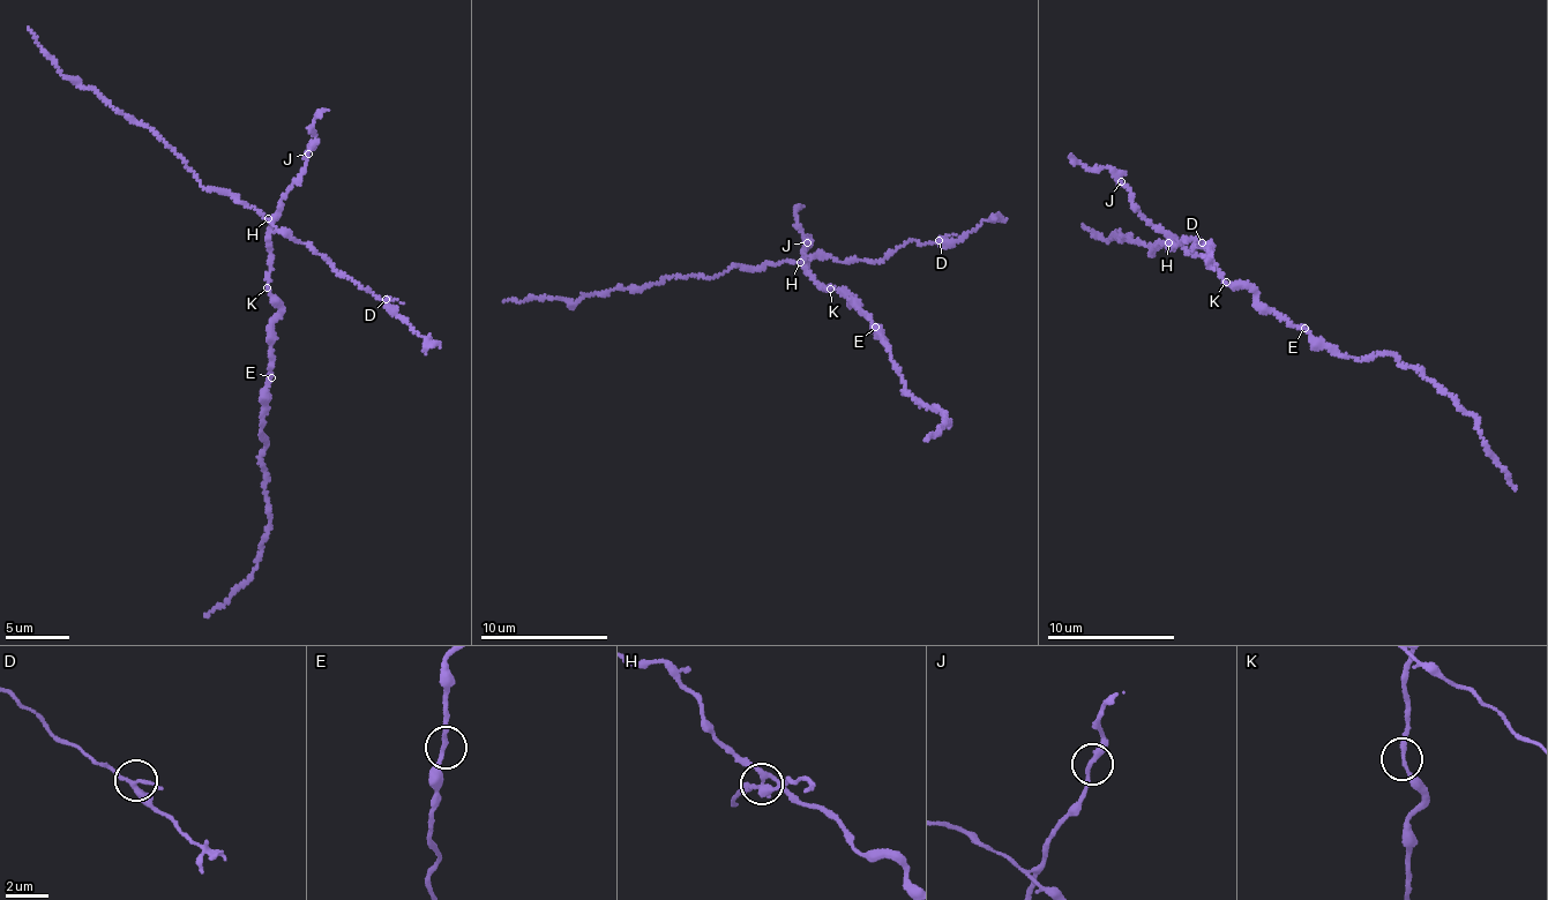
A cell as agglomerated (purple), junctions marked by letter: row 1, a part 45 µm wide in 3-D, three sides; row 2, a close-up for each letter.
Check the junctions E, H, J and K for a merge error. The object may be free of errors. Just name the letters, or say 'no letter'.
H

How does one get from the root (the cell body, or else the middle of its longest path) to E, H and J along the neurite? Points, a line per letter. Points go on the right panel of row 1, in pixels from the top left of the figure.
E: (1223, 280), (1250, 289), (1264, 306), (1305, 328)
H: (1223, 280), (1223, 276), (1208, 259), (1189, 253), (1174, 240), (1169, 242)
J: (1223, 280), (1223, 276), (1208, 259), (1189, 253), (1146, 224), (1138, 216), (1130, 190), (1121, 181)

